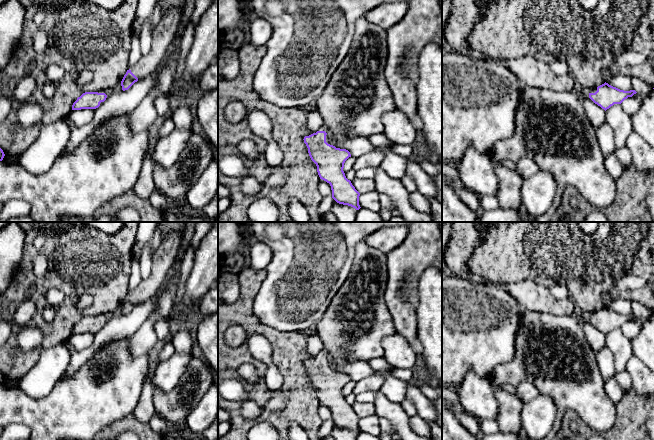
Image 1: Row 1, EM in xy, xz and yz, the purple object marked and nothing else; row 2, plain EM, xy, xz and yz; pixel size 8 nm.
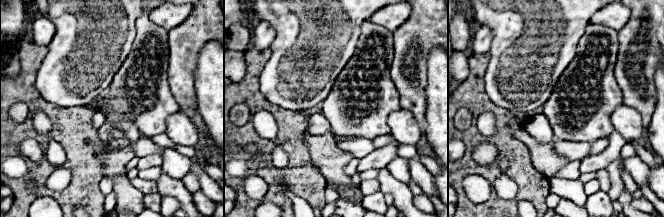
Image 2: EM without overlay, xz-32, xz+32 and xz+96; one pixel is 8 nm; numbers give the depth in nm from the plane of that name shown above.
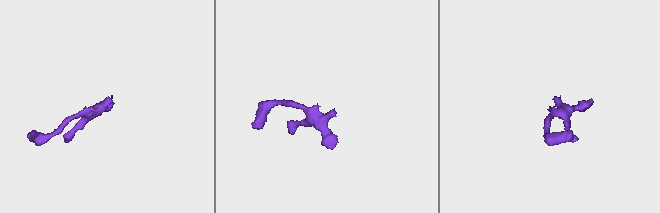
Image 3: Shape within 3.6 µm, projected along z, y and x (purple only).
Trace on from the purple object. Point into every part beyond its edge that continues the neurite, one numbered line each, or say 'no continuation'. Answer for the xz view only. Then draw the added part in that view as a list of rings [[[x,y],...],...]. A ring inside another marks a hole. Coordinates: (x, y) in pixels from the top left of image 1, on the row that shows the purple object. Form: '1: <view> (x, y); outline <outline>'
1: xz (324, 128); outline [[[324,124],[318,131],[325,131],[327,133],[326,135],[326,142],[330,145],[332,145],[332,140],[331,140],[331,137],[330,137],[330,132],[329,132],[329,129],[327,128],[327,126]]]

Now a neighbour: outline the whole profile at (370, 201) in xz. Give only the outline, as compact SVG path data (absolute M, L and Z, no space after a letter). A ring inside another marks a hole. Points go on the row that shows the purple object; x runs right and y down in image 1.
M374 190L369 193L360 194L359 205L361 208L380 212L379 193Z

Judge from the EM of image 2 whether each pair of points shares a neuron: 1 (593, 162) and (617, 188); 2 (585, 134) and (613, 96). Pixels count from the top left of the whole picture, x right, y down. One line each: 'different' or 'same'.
1: different
2: same

